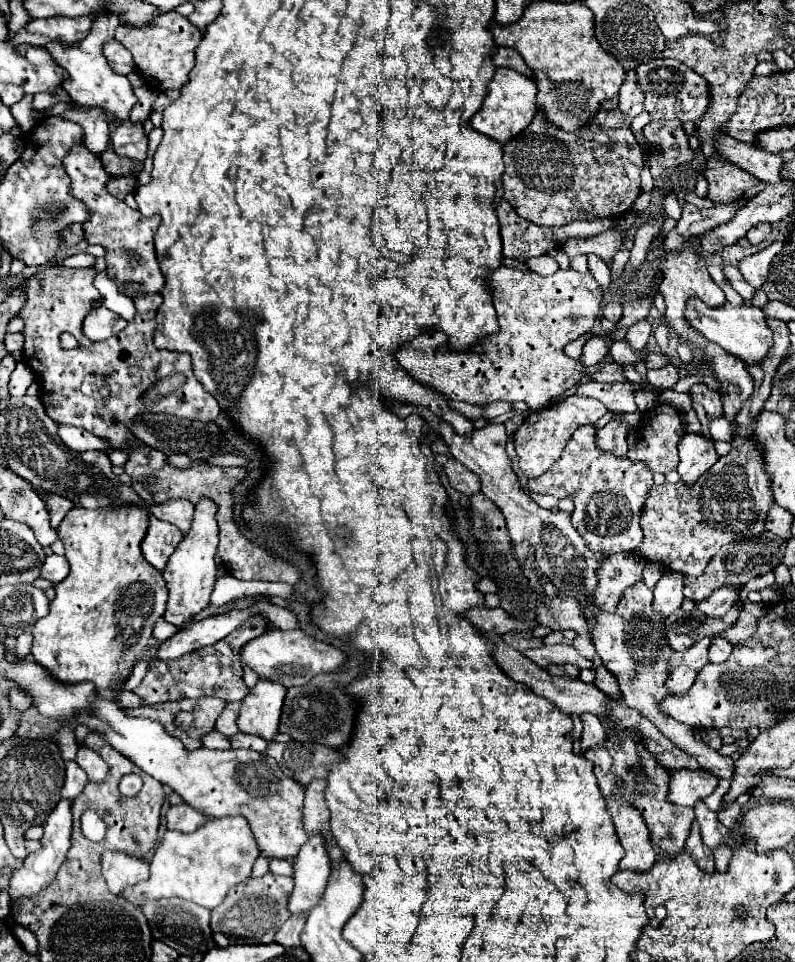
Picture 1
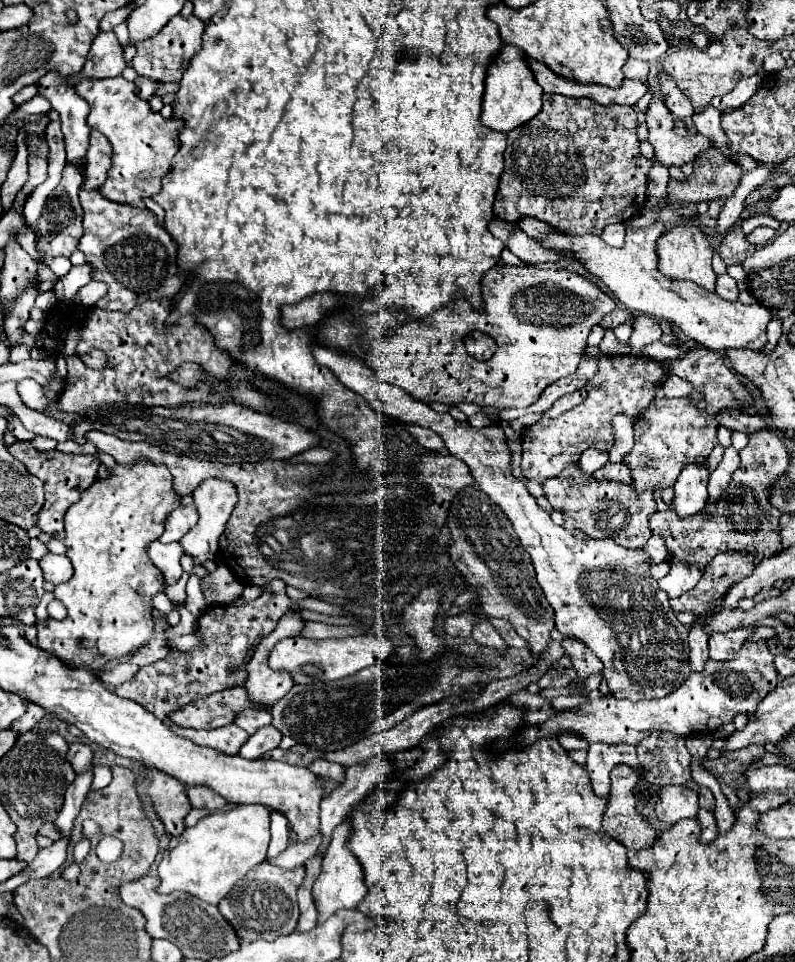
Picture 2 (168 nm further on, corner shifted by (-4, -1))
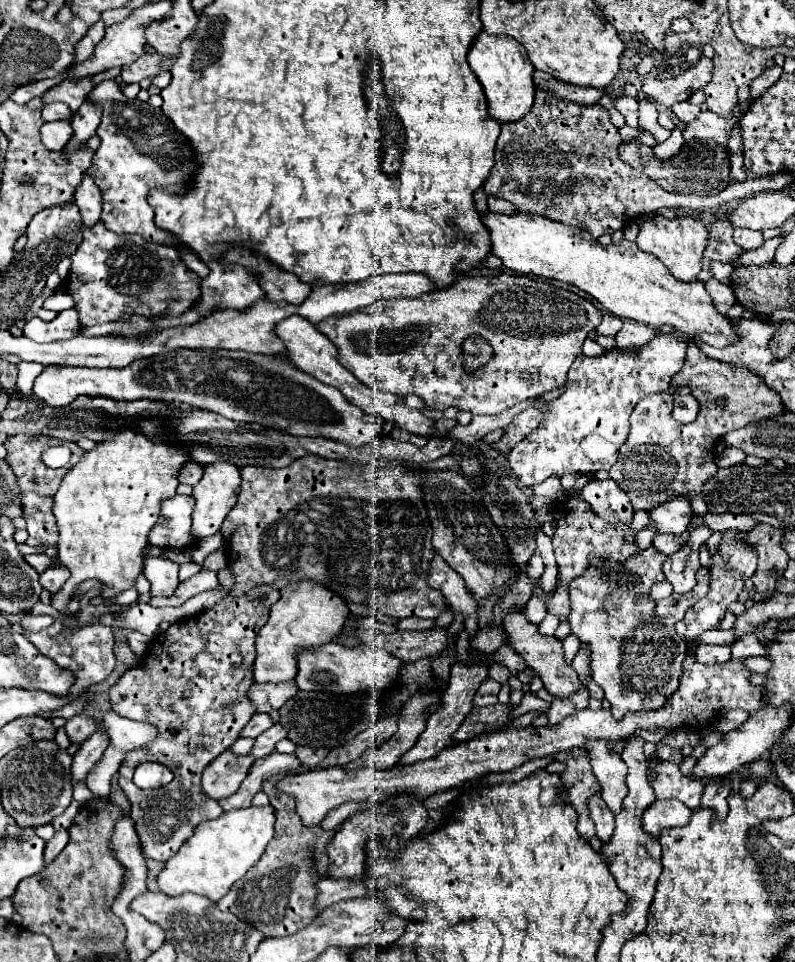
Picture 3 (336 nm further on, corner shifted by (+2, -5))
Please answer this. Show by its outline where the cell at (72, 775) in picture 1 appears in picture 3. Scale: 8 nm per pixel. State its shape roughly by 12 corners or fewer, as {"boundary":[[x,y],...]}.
{"boundary":[[86,714],[66,724],[72,742],[82,744],[98,730],[98,722]]}

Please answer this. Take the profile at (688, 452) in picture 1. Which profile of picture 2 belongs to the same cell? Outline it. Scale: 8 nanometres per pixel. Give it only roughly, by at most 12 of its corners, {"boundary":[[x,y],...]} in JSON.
{"boundary":[[706,462],[688,464],[674,484],[678,516],[708,502]]}

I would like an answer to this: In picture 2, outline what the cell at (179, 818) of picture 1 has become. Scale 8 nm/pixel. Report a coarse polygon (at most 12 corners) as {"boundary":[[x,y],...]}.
{"boundary":[[186,788],[192,808],[214,812],[226,800],[208,788]]}

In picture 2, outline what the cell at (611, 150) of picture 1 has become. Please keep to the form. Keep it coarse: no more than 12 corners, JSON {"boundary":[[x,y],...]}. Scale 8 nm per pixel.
{"boundary":[[544,94],[494,214],[600,236],[652,160],[634,108]]}

